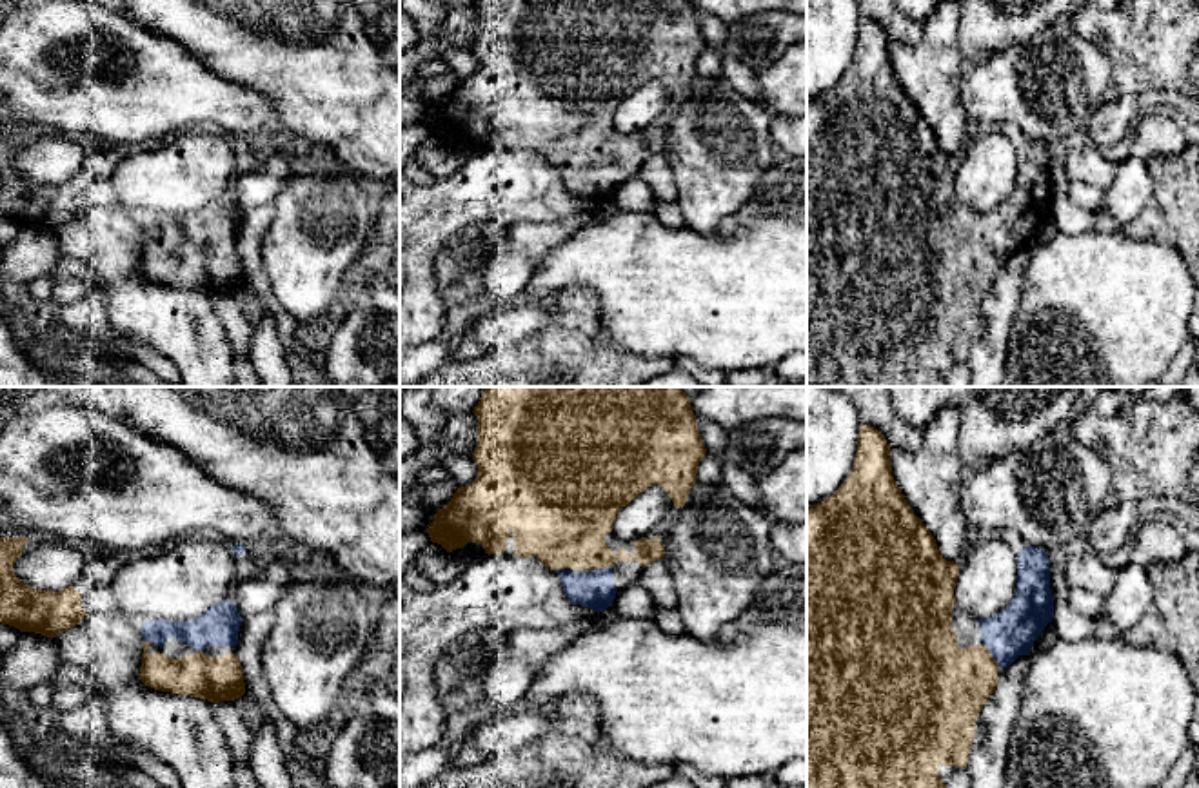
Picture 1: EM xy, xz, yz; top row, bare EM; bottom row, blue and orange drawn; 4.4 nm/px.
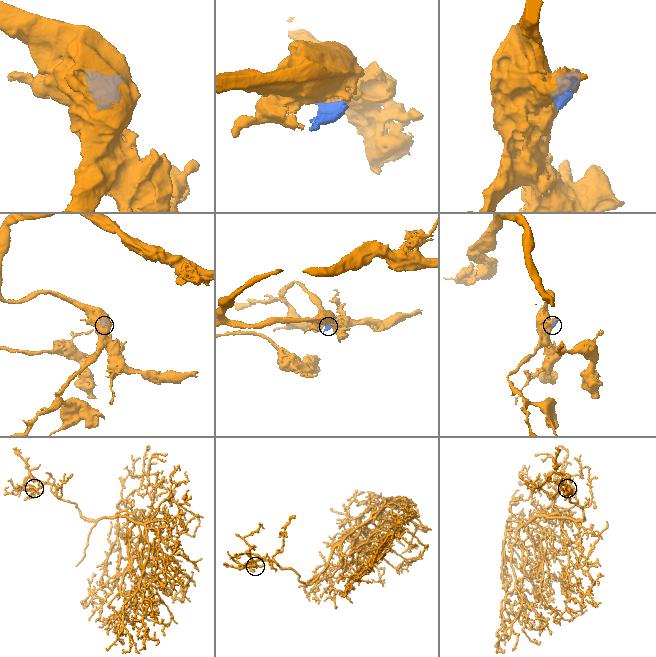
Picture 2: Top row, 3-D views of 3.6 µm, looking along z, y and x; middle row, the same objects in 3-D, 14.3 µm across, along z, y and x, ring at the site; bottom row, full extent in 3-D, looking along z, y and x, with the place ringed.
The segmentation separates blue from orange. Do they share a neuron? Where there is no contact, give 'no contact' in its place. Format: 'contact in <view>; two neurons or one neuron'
contact in yz; one neuron

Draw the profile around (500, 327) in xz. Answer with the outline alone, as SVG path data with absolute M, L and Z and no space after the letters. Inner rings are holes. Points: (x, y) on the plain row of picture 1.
M514 303L480 312L469 320L467 329L485 352L501 350L541 334L554 321L556 314L558 303Z

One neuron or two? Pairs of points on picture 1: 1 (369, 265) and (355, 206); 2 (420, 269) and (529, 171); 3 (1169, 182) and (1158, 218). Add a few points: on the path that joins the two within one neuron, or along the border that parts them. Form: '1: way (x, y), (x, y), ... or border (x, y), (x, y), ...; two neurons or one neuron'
1: border (366, 249), (355, 264); two neurons
2: way (433, 236), (478, 191), (496, 182); one neuron
3: way (1169, 191), (1167, 213); one neuron

